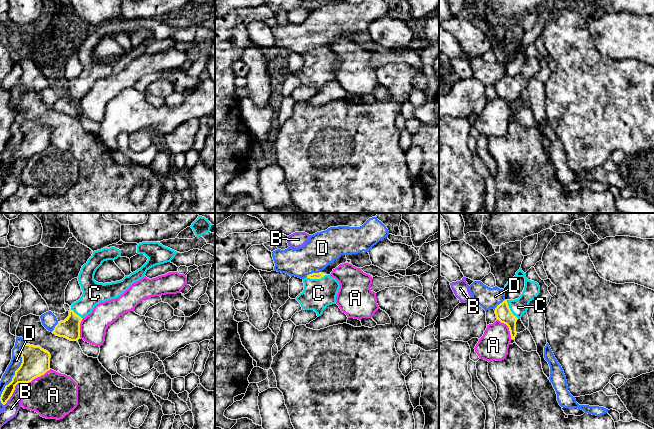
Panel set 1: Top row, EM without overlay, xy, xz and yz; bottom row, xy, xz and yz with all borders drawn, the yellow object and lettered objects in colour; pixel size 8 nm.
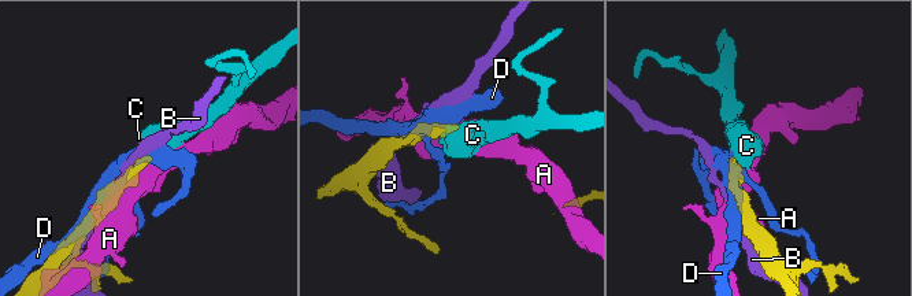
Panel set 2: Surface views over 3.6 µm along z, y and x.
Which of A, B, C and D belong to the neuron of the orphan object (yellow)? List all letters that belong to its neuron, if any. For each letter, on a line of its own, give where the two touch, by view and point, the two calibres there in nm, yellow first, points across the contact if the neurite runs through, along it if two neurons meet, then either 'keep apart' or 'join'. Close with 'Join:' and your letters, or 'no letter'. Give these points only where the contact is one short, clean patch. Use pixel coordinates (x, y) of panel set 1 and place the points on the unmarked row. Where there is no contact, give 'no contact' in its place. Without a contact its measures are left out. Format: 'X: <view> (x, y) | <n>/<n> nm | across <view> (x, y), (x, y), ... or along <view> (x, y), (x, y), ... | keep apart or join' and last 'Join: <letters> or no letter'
A: yz (508, 103) | 130/240 nm | keep apart
B: xy (14, 165) | 200/120 nm | keep apart
C: yz (509, 85) | 130/140 nm | across yz (503, 89), (509, 85), (518, 83) | join
D: xy (16, 146) | 220/90 nm | keep apart
Join: C

